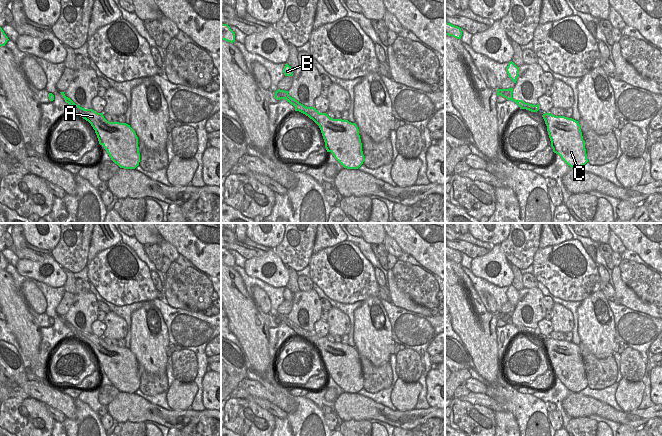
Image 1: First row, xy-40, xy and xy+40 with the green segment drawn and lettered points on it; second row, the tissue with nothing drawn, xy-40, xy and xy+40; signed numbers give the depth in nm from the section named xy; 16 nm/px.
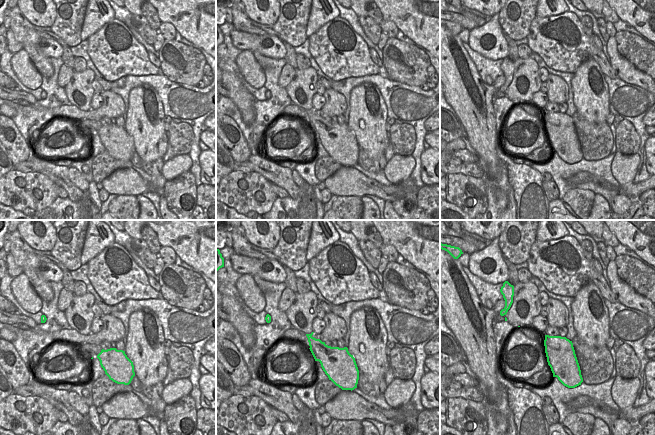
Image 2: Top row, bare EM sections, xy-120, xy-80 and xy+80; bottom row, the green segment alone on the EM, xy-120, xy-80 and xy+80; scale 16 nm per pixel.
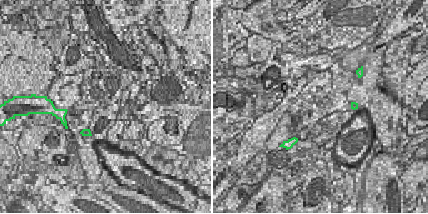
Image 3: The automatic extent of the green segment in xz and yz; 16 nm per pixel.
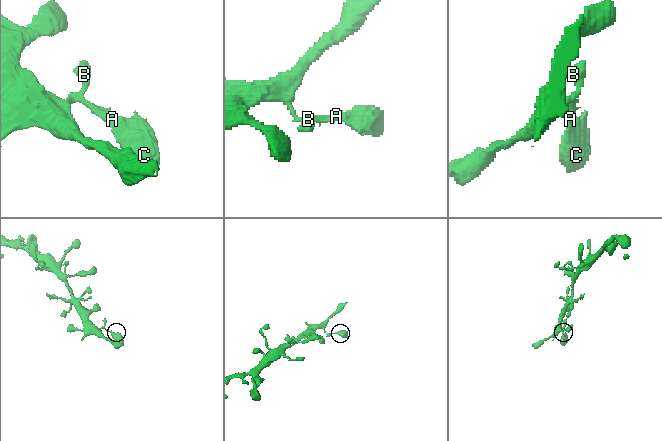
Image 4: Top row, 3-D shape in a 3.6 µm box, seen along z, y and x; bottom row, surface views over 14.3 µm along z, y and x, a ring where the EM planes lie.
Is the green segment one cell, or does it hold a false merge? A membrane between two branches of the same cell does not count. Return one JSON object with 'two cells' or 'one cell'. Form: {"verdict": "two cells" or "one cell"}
{"verdict": "one cell"}

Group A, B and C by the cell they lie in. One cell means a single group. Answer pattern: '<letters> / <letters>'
A B C

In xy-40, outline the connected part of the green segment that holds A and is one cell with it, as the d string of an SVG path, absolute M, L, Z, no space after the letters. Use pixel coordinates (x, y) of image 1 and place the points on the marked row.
M60 92L74 114L88 121L97 135L99 144L104 147L111 160L120 168L135 169L140 162L138 137L126 123L109 122L103 113L92 109L84 109L75 104L64 92Z

